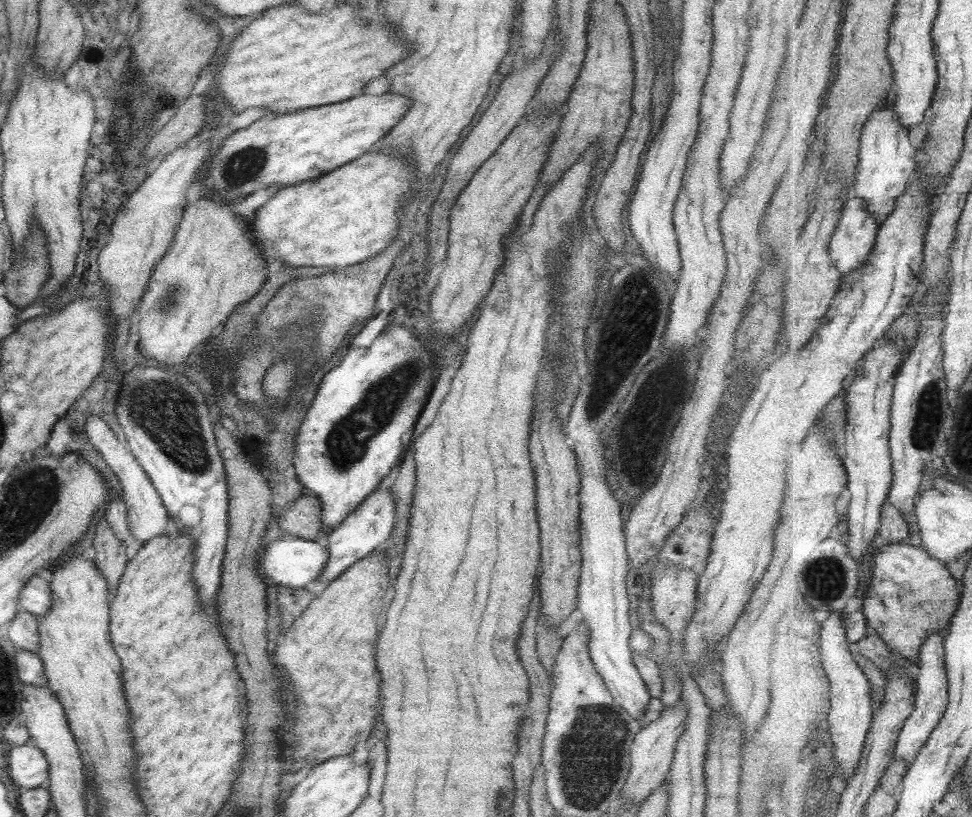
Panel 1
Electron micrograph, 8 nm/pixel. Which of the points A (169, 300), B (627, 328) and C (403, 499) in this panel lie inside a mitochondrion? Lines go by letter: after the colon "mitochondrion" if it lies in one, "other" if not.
A: mitochondrion
B: mitochondrion
C: other

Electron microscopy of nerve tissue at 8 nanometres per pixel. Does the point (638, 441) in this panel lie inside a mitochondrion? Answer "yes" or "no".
yes

